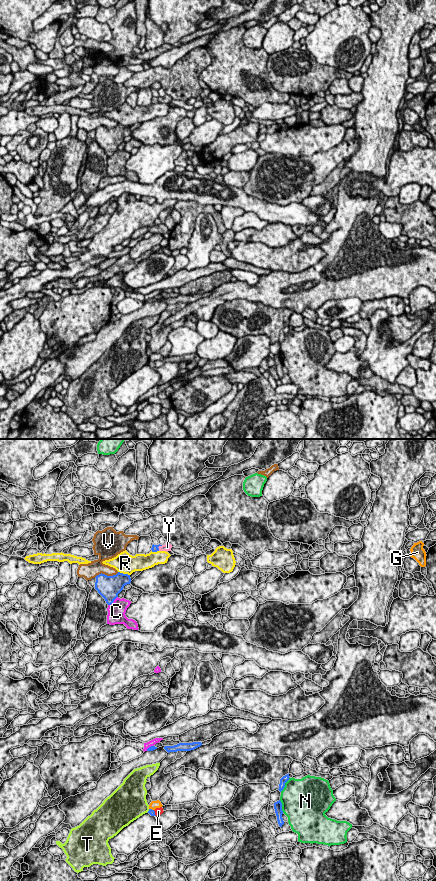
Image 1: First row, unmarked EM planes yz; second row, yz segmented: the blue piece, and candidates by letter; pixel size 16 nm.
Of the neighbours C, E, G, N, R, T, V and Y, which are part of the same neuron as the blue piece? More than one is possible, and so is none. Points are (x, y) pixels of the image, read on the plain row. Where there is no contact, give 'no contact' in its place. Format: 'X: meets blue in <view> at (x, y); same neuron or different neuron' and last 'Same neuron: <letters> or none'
C: meets blue in yz at (113, 153); different neuron
E: meets blue in yz at (154, 365); different neuron
G: meets blue in yz at (151, 361); different neuron
N: meets blue in yz at (284, 336); different neuron
R: meets blue in yz at (124, 126); different neuron
T: meets blue in yz at (149, 362); different neuron
V: meets blue in yz at (106, 127); different neuron
Y: meets blue in yz at (158, 98); same neuron
Same neuron: Y

